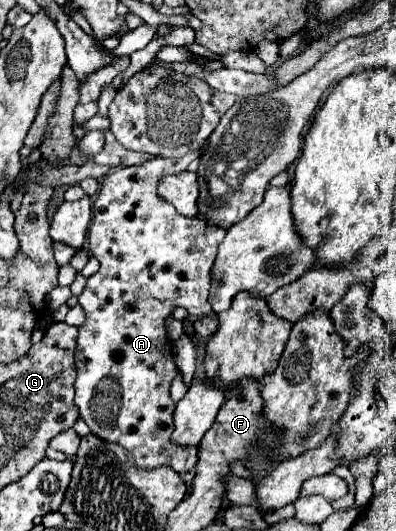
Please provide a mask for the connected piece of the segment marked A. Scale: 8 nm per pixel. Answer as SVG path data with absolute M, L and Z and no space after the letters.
M190 151L188 155L180 157L180 159L162 159L158 157L158 161L146 161L142 165L132 165L132 167L118 167L112 169L110 175L102 177L102 189L100 193L94 197L92 201L92 221L90 221L90 231L88 231L88 251L100 261L100 269L86 279L86 287L82 291L82 295L78 297L78 305L84 309L86 313L86 321L82 323L82 327L78 327L78 341L76 341L76 353L74 353L74 361L76 361L76 407L80 413L80 419L86 421L86 425L90 427L92 435L98 435L98 439L106 439L108 443L118 443L122 447L126 447L126 451L130 451L130 455L134 457L134 467L142 467L142 469L154 469L154 467L162 467L162 465L170 465L176 473L186 473L188 469L192 469L198 461L198 449L196 447L178 447L170 441L170 433L174 431L174 421L172 421L172 413L174 413L174 401L170 399L170 385L176 377L176 365L174 365L172 344L169 343L164 321L170 317L170 313L176 307L184 307L186 311L192 313L192 317L202 317L202 315L210 315L210 303L208 303L208 291L210 291L210 267L214 263L216 257L216 249L218 243L224 239L226 229L220 227L210 227L210 223L206 223L206 219L202 217L184 217L176 211L174 205L170 205L168 201L164 201L158 195L158 183L162 179L162 175L178 175L182 171L188 169L188 165L198 159L200 153L198 151Z

